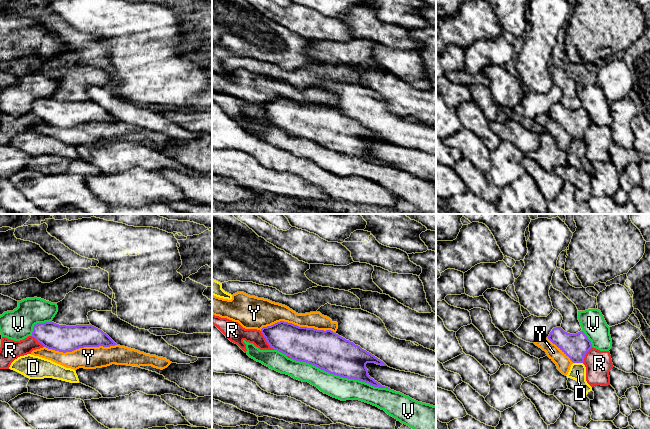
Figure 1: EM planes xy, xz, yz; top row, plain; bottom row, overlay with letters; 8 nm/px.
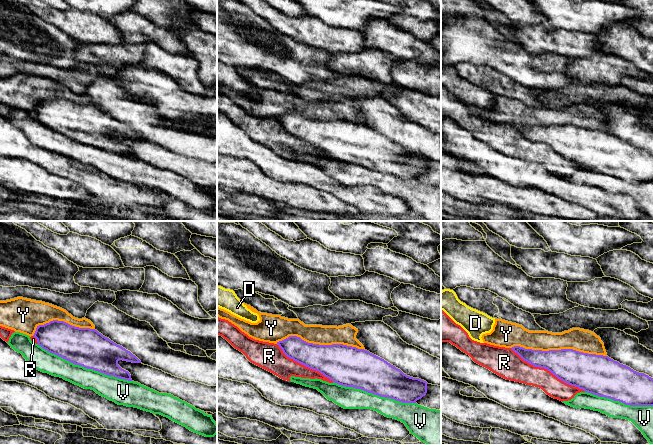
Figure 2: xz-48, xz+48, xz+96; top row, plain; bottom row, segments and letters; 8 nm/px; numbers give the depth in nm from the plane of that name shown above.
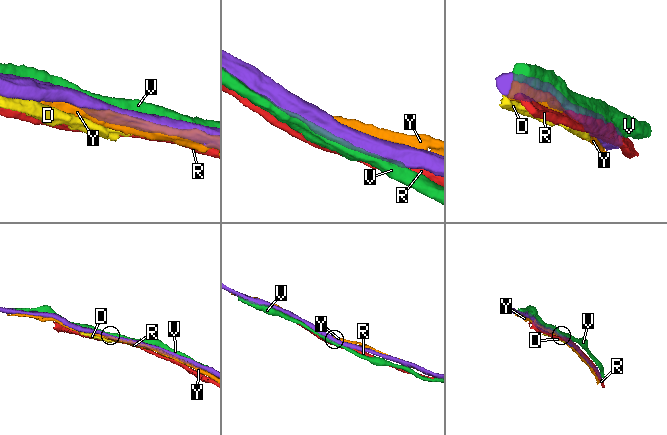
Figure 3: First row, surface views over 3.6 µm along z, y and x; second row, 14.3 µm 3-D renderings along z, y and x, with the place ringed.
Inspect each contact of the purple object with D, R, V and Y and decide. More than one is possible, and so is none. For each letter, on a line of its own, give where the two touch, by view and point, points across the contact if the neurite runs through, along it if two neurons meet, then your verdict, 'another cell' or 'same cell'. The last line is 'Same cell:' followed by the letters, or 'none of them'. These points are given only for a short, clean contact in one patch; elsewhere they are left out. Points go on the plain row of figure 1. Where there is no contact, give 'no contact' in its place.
D: yz (578, 138) | another cell
R: xz (266, 116) | another cell
V: xz (340, 152) | another cell
Y: xz (296, 101) | another cell
Same cell: none of them

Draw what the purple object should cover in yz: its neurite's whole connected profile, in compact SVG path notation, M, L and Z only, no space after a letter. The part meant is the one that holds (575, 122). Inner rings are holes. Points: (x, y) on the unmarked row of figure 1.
M561 103L553 104L548 115L573 139L583 139L586 129L592 124L591 117L583 107L576 110L565 108Z

